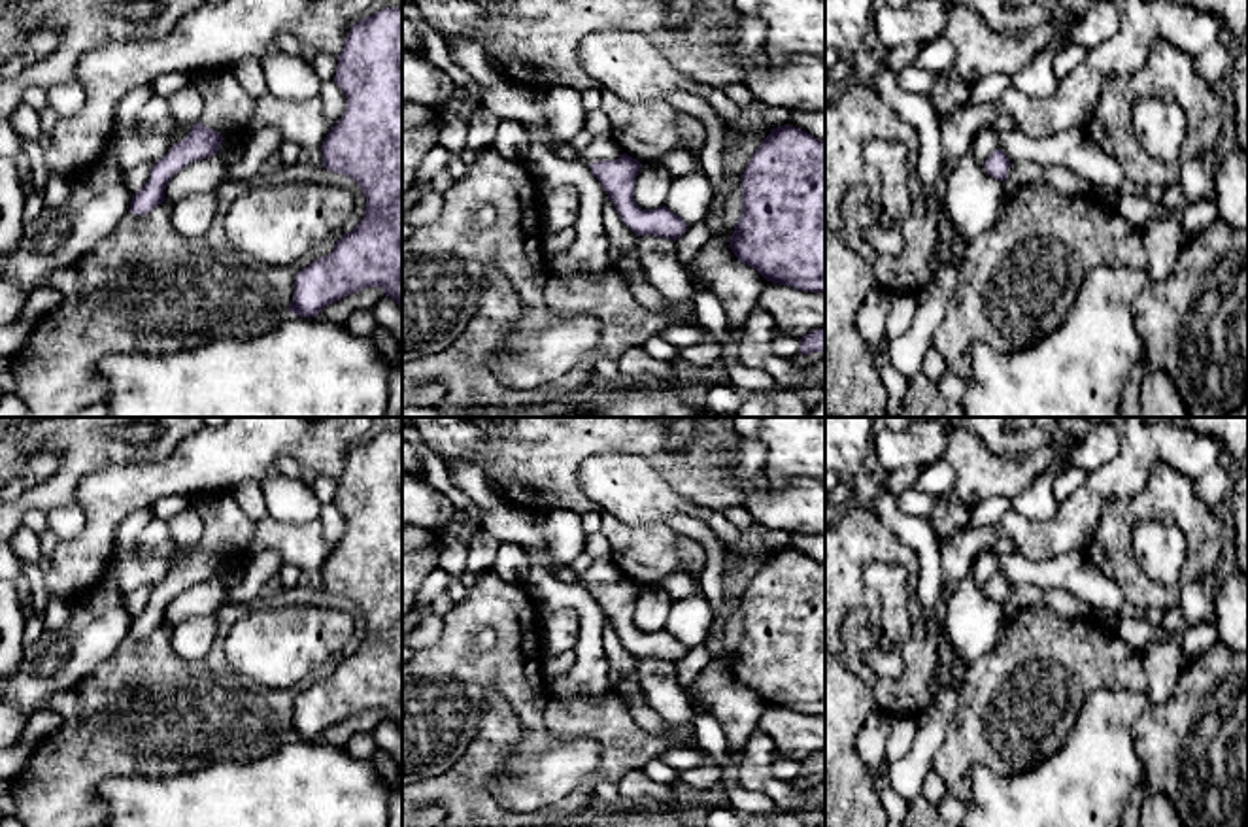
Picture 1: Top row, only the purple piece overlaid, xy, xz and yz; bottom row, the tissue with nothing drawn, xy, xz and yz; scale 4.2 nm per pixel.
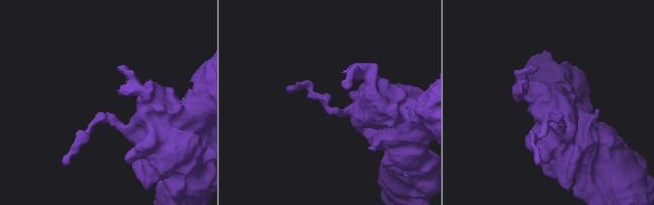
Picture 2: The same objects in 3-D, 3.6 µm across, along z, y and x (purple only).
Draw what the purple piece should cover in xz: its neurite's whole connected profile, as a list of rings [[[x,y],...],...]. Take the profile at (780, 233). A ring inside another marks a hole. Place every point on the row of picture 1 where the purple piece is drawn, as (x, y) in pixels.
[[[784,125],[751,155],[742,177],[742,215],[729,236],[736,259],[767,281],[825,291],[825,140]]]

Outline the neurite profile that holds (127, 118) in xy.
[[[149,83],[134,89],[123,102],[117,106],[115,111],[115,125],[117,130],[134,130],[140,125],[140,111],[142,108],[153,98],[153,91]]]

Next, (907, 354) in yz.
[[[953,230],[948,266],[921,293],[918,293],[918,308],[910,329],[902,336],[887,340],[885,351],[889,364],[906,378],[921,372],[925,353],[933,346],[933,336],[957,289],[965,249],[967,244]]]

